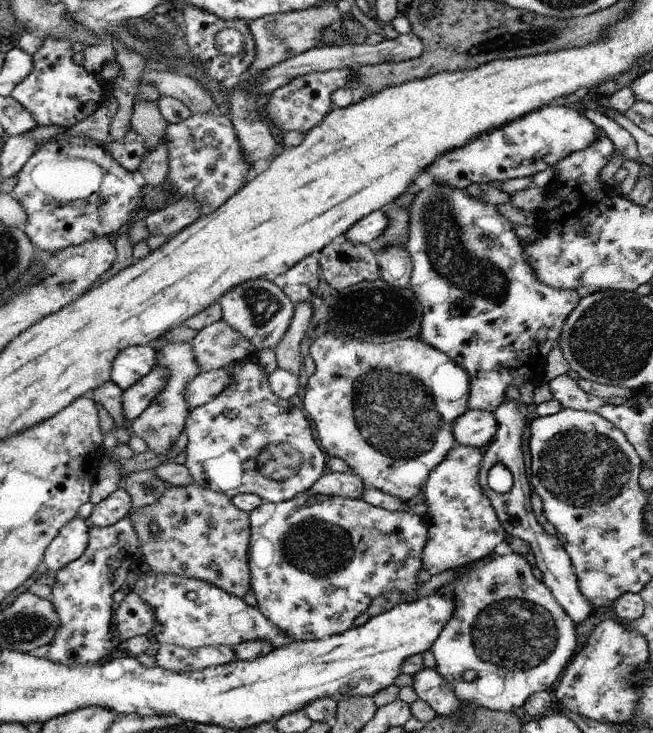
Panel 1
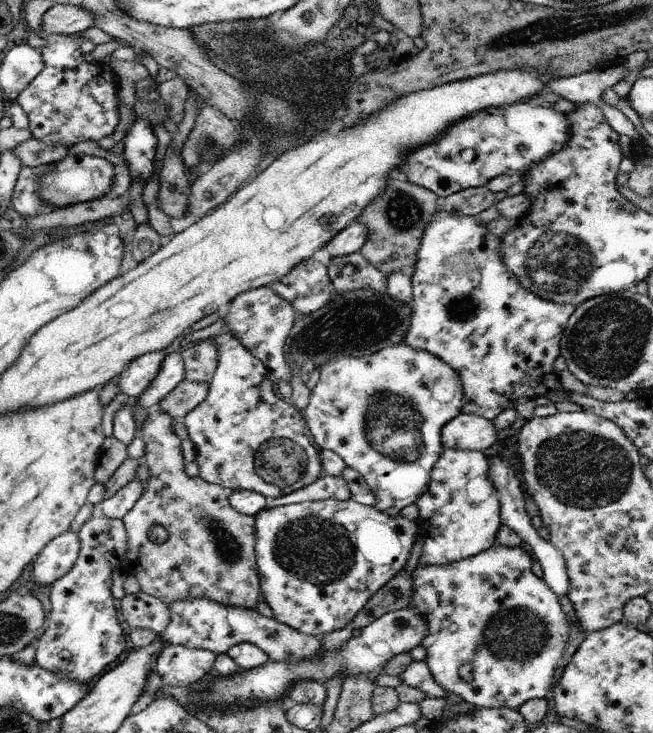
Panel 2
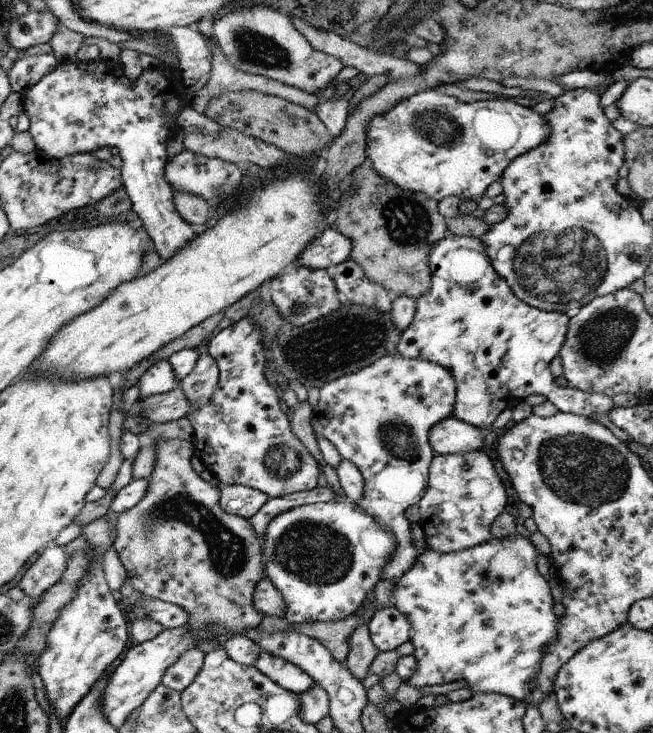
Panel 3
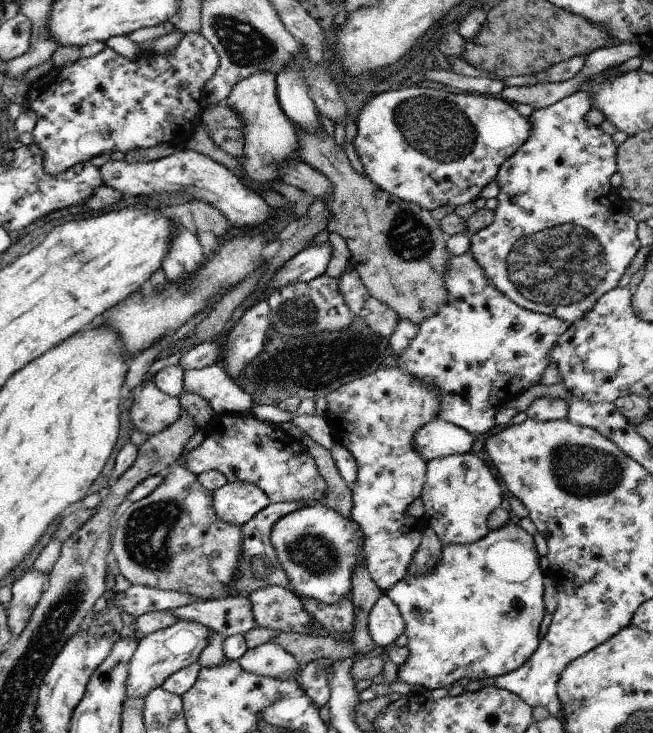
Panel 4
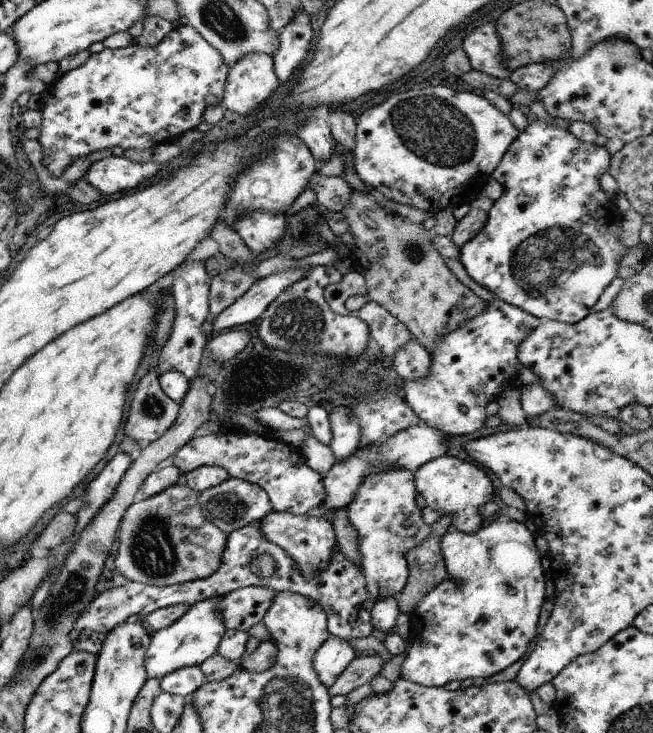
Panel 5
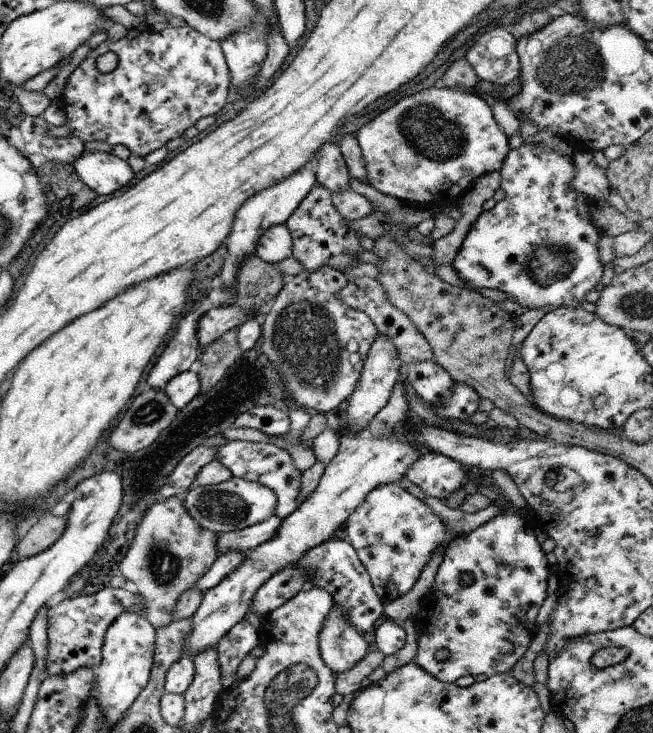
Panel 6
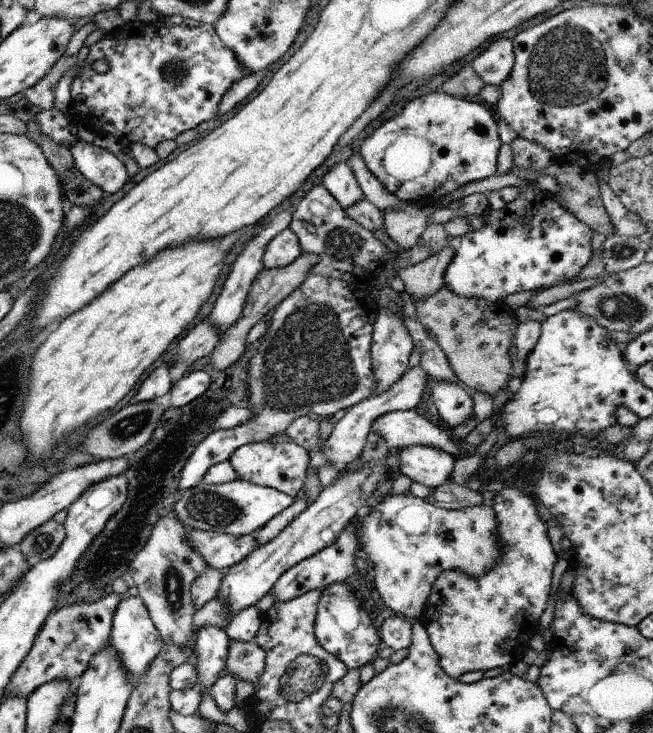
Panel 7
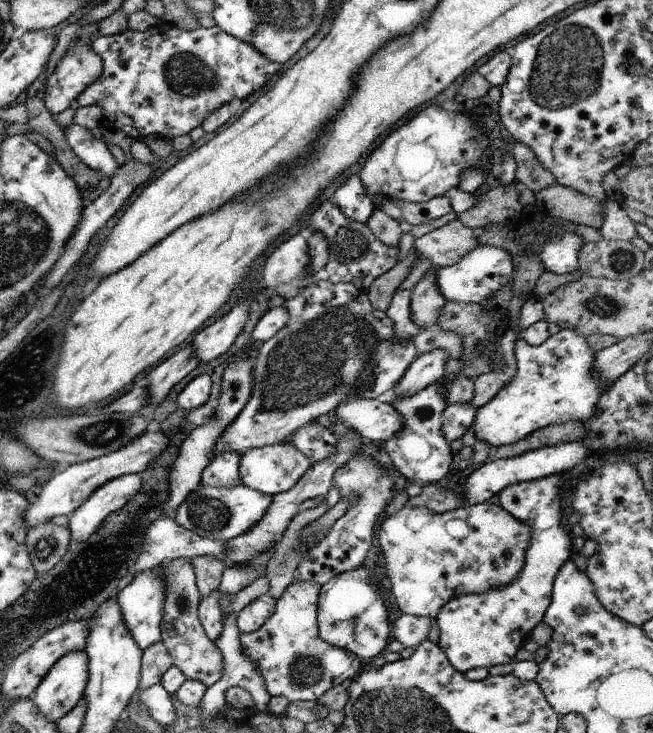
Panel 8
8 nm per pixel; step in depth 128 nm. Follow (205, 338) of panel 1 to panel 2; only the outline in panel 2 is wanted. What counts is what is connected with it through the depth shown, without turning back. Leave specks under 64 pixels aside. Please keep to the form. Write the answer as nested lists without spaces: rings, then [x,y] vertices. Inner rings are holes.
[[[214,337],[180,346],[184,378],[192,383],[207,383],[216,369],[217,353],[212,343]]]

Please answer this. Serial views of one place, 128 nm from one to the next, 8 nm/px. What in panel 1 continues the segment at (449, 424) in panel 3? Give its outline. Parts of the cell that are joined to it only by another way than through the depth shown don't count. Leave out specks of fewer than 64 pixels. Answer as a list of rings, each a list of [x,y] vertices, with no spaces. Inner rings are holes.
[[[465,410],[455,422],[453,422],[453,438],[460,446],[471,448],[483,448],[485,444],[492,442],[492,436],[496,432],[496,421],[491,412],[487,410]]]

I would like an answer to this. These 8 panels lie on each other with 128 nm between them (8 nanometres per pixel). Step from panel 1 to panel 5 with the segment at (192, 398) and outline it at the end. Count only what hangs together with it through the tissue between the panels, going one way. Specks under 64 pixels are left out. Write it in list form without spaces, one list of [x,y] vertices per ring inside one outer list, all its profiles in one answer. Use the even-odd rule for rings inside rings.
[[[153,367],[148,369],[134,390],[123,432],[143,448],[174,423],[180,406],[165,396]]]

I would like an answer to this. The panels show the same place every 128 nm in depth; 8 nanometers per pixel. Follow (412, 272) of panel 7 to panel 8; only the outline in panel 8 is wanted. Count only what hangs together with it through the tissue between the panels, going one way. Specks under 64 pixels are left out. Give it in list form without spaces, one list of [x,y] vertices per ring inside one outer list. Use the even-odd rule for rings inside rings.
[[[432,265],[429,272],[411,290],[409,316],[419,331],[437,325],[441,306],[445,304],[434,280],[437,270],[439,267]]]

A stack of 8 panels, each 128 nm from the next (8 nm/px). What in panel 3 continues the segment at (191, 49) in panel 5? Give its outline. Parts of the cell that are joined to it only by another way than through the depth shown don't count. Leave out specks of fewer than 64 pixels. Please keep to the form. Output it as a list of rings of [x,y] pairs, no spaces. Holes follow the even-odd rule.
[[[95,58],[88,62],[73,62],[67,60],[59,62],[49,74],[41,76],[33,86],[21,93],[22,112],[29,120],[28,132],[33,140],[36,150],[48,158],[64,158],[77,154],[77,152],[93,153],[99,148],[108,147],[116,151],[121,157],[120,176],[122,188],[127,194],[129,208],[135,212],[141,220],[142,228],[151,238],[152,248],[162,262],[169,260],[175,252],[179,252],[191,238],[195,239],[195,232],[191,225],[184,222],[173,206],[173,196],[169,184],[163,180],[163,170],[166,164],[166,143],[169,137],[169,126],[175,125],[178,114],[169,116],[163,106],[171,98],[179,98],[181,106],[188,103],[188,95],[183,96],[179,92],[171,92],[169,78],[159,72],[157,68],[142,70],[136,80],[127,80],[127,74],[123,74],[121,66],[107,58]]]

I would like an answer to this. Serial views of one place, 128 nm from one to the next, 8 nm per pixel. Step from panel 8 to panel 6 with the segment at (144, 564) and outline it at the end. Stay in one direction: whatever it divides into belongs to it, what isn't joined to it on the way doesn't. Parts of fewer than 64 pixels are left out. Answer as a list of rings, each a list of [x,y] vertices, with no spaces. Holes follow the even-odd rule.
[[[273,514],[267,520],[250,527],[228,533],[219,533],[214,536],[216,550],[219,553],[237,551],[245,554],[256,546],[267,542],[267,539],[271,538],[278,530],[280,522],[281,519]]]

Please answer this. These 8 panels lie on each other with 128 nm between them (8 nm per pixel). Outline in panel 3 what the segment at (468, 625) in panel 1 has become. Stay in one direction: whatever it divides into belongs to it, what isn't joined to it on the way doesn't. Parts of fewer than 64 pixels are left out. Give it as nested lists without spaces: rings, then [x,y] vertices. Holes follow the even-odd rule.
[[[509,534],[507,538],[503,540],[497,540],[497,538],[491,538],[486,542],[480,543],[478,546],[473,546],[459,552],[451,552],[445,554],[437,554],[430,549],[425,549],[423,554],[418,554],[415,558],[415,563],[395,581],[395,586],[391,590],[391,599],[393,607],[399,612],[404,614],[404,618],[407,618],[413,634],[409,638],[413,650],[413,658],[417,662],[417,672],[413,678],[409,678],[406,684],[407,686],[423,687],[448,684],[451,682],[462,680],[472,694],[503,694],[507,698],[513,698],[513,700],[519,700],[519,702],[525,702],[529,696],[529,684],[531,680],[537,676],[539,672],[539,664],[541,664],[541,658],[545,654],[545,648],[555,640],[557,636],[557,622],[559,618],[552,612],[553,600],[550,594],[548,582],[543,580],[536,570],[536,560],[539,552],[533,547],[529,539],[523,538],[519,534]]]

